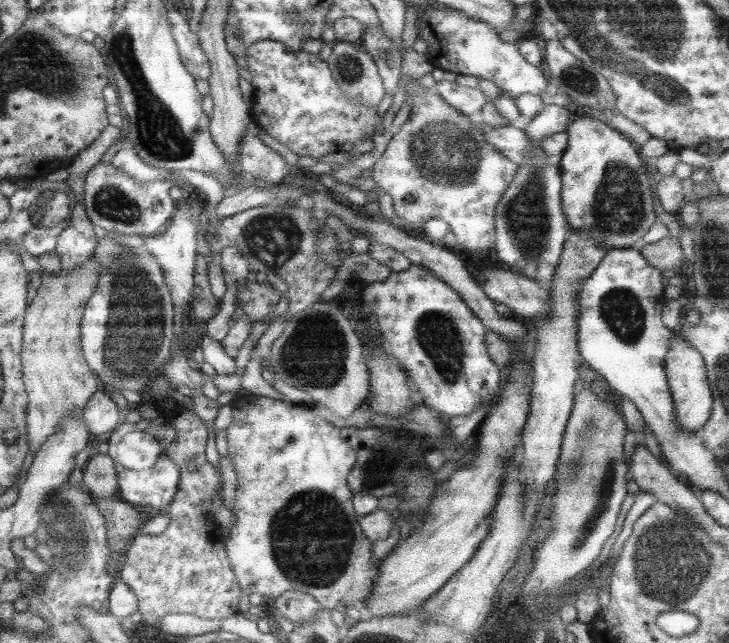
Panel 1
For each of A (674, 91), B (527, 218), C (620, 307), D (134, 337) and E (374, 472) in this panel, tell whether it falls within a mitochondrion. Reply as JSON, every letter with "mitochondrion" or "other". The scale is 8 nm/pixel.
{"A":"mitochondrion","B":"mitochondrion","C":"mitochondrion","D":"mitochondrion","E":"mitochondrion"}

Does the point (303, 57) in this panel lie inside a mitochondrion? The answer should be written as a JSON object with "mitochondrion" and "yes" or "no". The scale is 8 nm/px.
{"mitochondrion":"no"}

